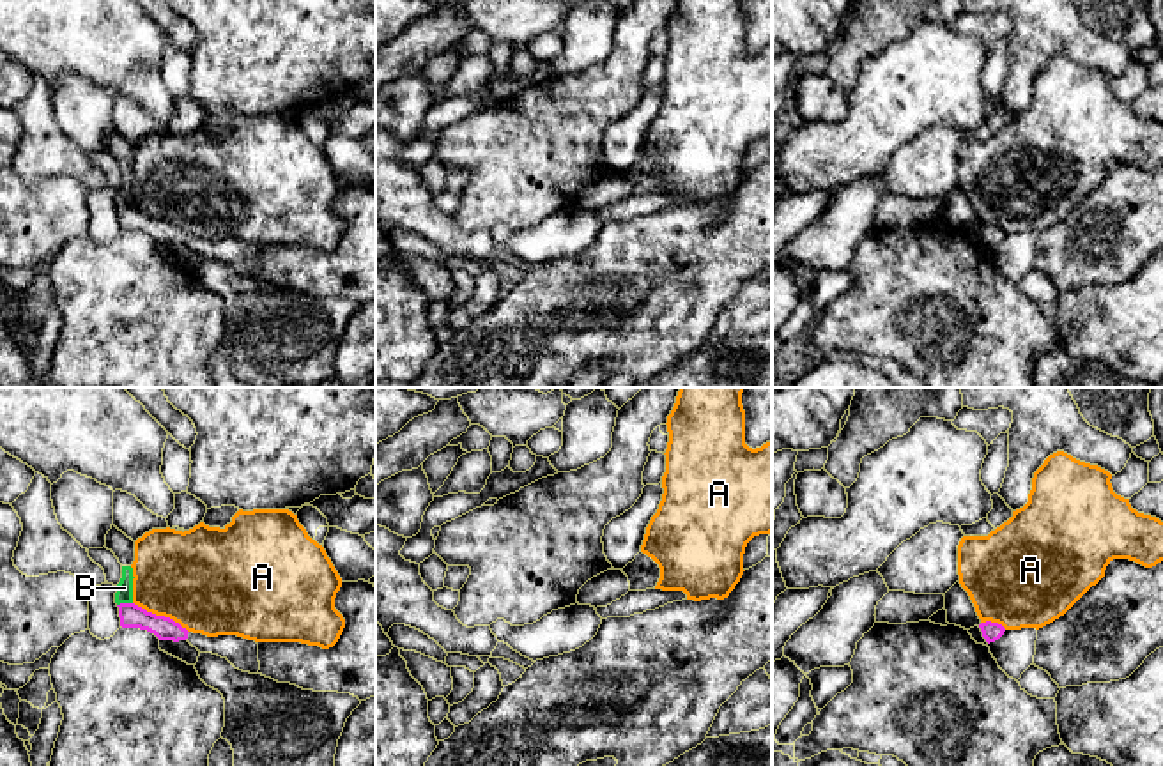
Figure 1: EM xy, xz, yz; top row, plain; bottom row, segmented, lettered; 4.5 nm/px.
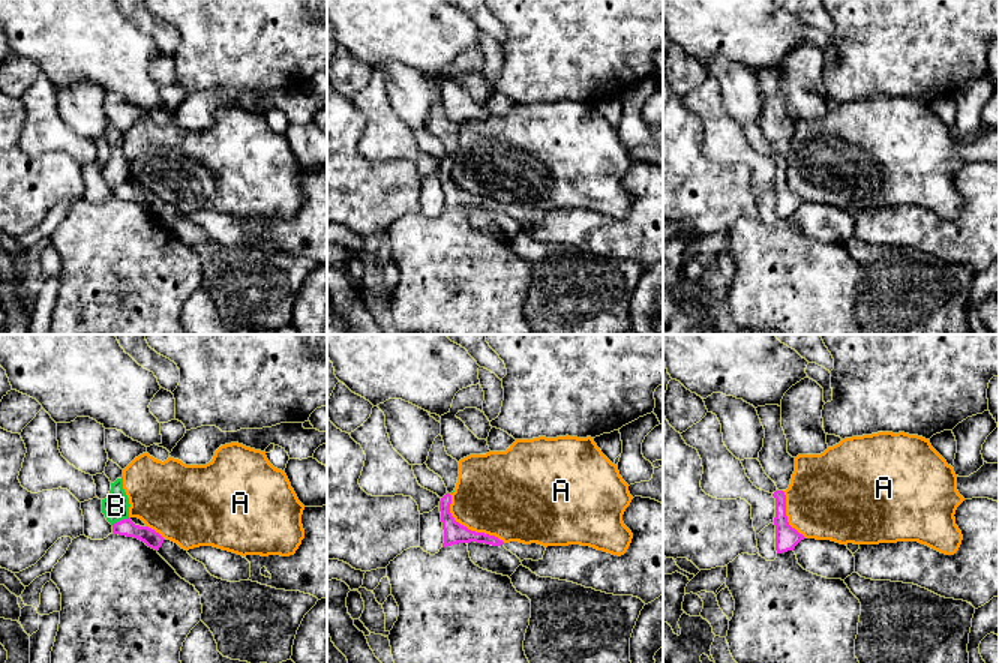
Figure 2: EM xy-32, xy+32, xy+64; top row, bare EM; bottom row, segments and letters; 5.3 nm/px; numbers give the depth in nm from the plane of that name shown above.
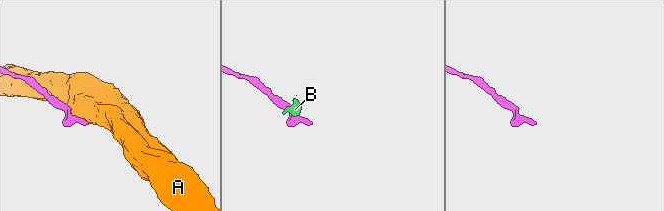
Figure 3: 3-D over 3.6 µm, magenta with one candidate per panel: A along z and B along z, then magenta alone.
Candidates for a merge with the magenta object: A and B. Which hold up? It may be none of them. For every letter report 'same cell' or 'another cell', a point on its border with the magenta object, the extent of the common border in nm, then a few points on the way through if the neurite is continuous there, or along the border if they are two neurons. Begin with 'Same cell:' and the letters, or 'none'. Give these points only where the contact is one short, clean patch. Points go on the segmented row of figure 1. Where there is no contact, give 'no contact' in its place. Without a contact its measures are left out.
Same cell: none
A: another cell | xy (161, 616) | 300 nm | along xy (133, 602), (147, 611), (172, 618), (188, 632)
B: another cell | xy (124, 604) | 70 nm | along xy (131, 602), (117, 605)

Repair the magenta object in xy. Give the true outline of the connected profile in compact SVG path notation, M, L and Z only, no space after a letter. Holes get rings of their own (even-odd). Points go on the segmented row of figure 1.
M120 603L119 617L122 628L140 628L154 633L159 640L188 640L200 653L212 653L227 658L235 669L258 674L258 644L237 635L207 637L182 628L170 617L156 616L135 603Z

